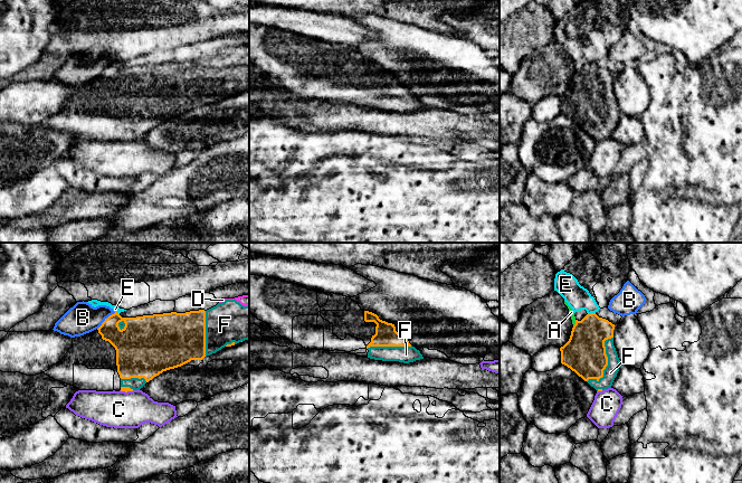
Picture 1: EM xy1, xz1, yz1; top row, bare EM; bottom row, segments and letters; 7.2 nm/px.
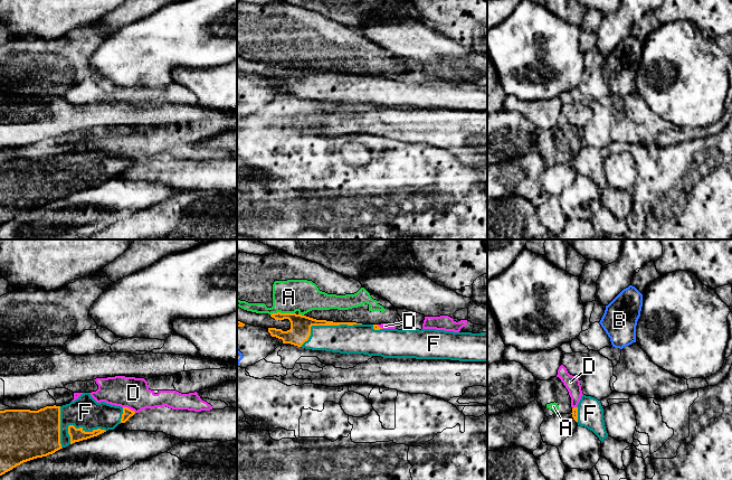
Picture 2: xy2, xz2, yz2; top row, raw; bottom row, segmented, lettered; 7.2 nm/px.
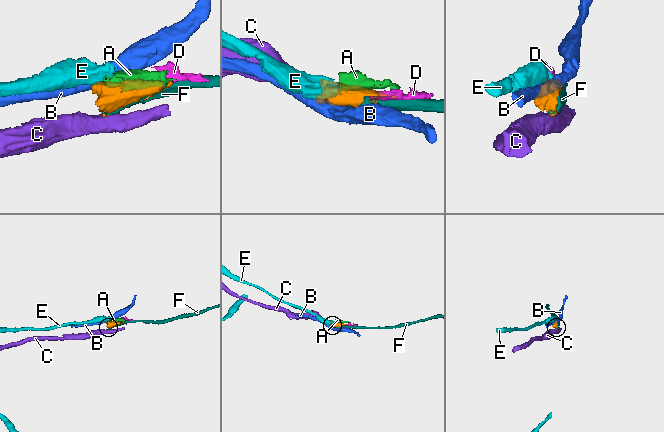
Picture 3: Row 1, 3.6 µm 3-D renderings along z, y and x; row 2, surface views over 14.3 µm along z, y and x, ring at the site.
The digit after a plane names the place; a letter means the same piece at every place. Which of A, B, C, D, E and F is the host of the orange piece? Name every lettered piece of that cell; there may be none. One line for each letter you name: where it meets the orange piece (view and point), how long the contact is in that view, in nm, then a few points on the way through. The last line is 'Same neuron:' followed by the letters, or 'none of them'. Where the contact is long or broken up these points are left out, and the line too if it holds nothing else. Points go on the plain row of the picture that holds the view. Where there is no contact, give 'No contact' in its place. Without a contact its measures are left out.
F: Touches orange at xz2 (326, 74). Shared border 460 nm
Same neuron: F

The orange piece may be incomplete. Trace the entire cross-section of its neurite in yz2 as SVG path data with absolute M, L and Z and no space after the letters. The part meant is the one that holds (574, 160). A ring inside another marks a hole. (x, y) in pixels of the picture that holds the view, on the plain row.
M582 144L577 157L572 158L572 167L580 176L592 180L602 191L608 182L605 176L603 158L600 150Z

